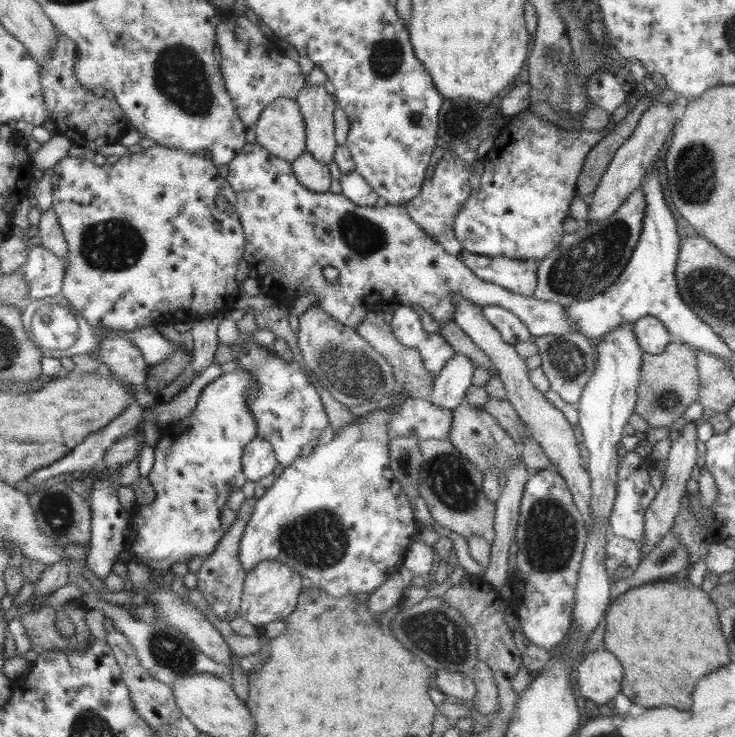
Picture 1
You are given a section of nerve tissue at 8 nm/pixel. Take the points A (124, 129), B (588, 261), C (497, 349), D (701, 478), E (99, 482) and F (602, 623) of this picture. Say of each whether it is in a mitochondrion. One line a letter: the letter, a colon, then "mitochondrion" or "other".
A: other
B: mitochondrion
C: other
D: other
E: other
F: other

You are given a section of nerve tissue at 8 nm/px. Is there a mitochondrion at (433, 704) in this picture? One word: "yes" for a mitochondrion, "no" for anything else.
no

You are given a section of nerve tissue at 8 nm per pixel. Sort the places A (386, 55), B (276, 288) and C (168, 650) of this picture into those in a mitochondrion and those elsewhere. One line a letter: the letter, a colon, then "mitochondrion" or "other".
A: mitochondrion
B: other
C: mitochondrion

